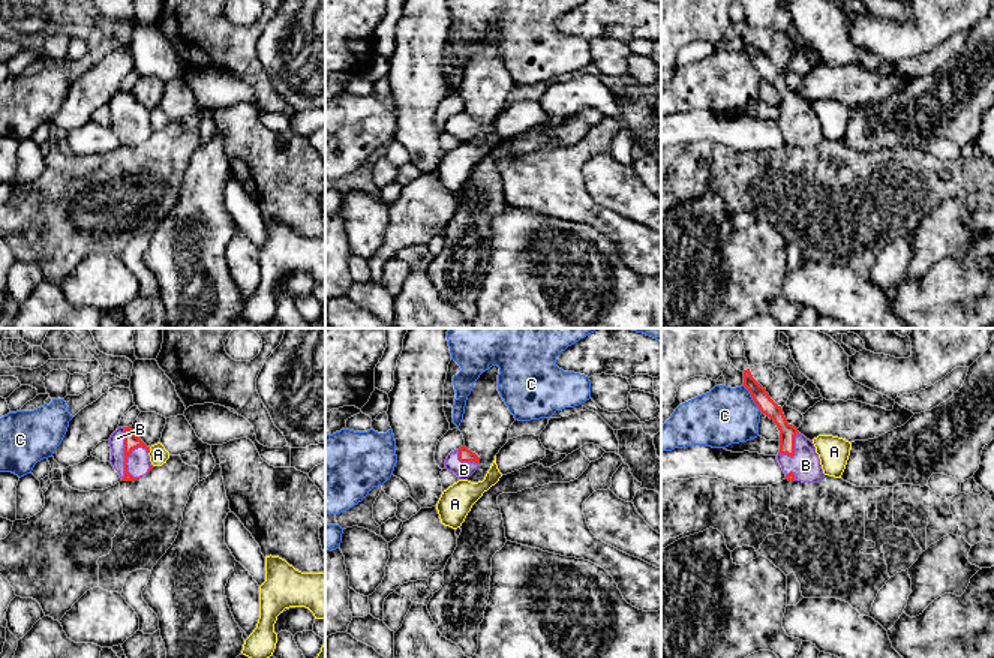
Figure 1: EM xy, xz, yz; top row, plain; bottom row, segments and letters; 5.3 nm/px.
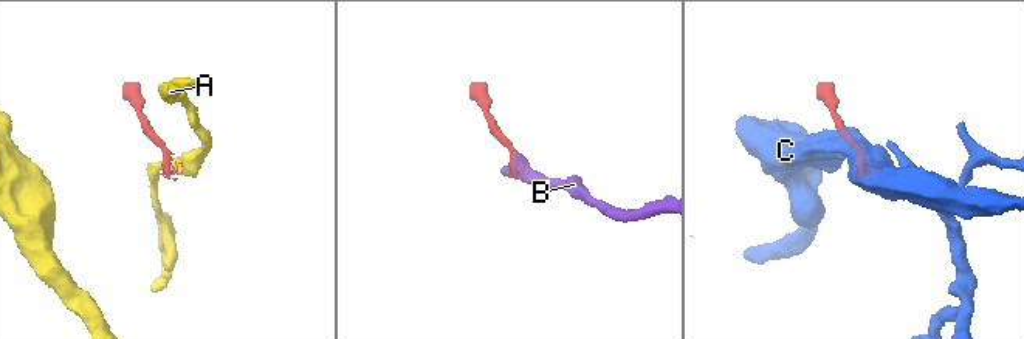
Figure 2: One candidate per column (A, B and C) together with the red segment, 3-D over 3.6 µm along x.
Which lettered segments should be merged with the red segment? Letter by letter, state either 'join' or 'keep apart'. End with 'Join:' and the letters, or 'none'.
A: keep apart
B: join
C: keep apart
Join: B

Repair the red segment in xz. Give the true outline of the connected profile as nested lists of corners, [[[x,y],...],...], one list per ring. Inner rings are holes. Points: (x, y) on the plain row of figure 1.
[[[465,109],[451,115],[445,123],[445,133],[454,136],[459,144],[468,144],[478,132],[480,121]]]

